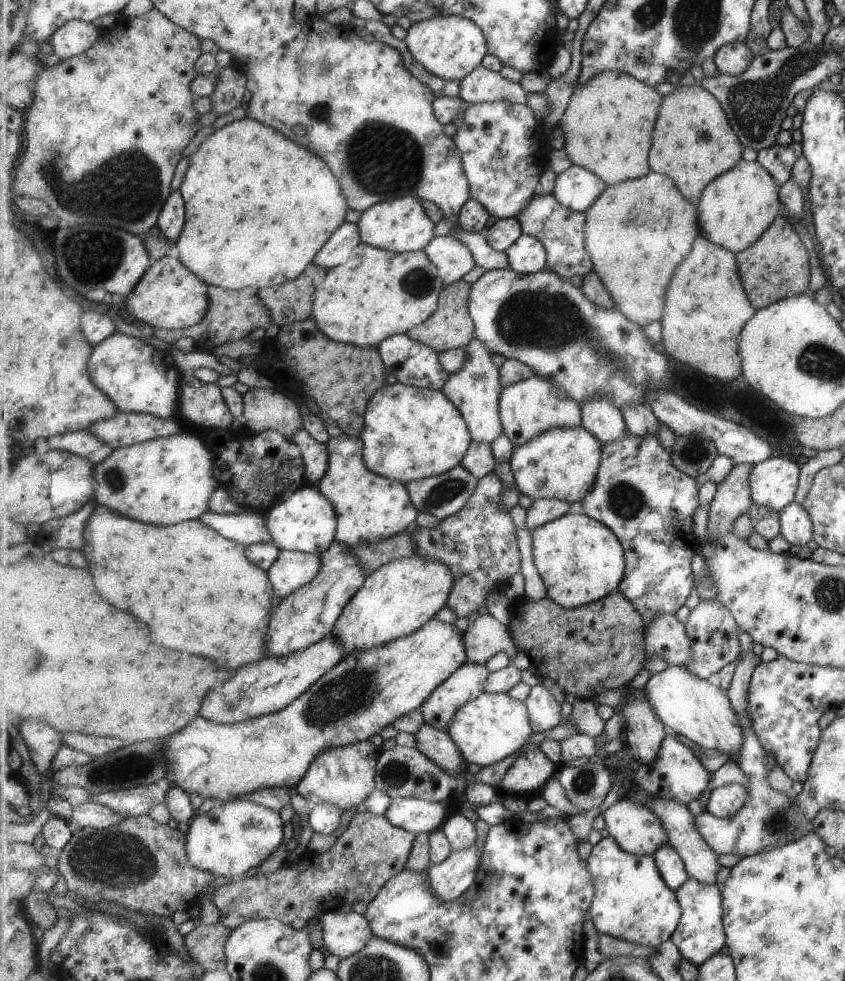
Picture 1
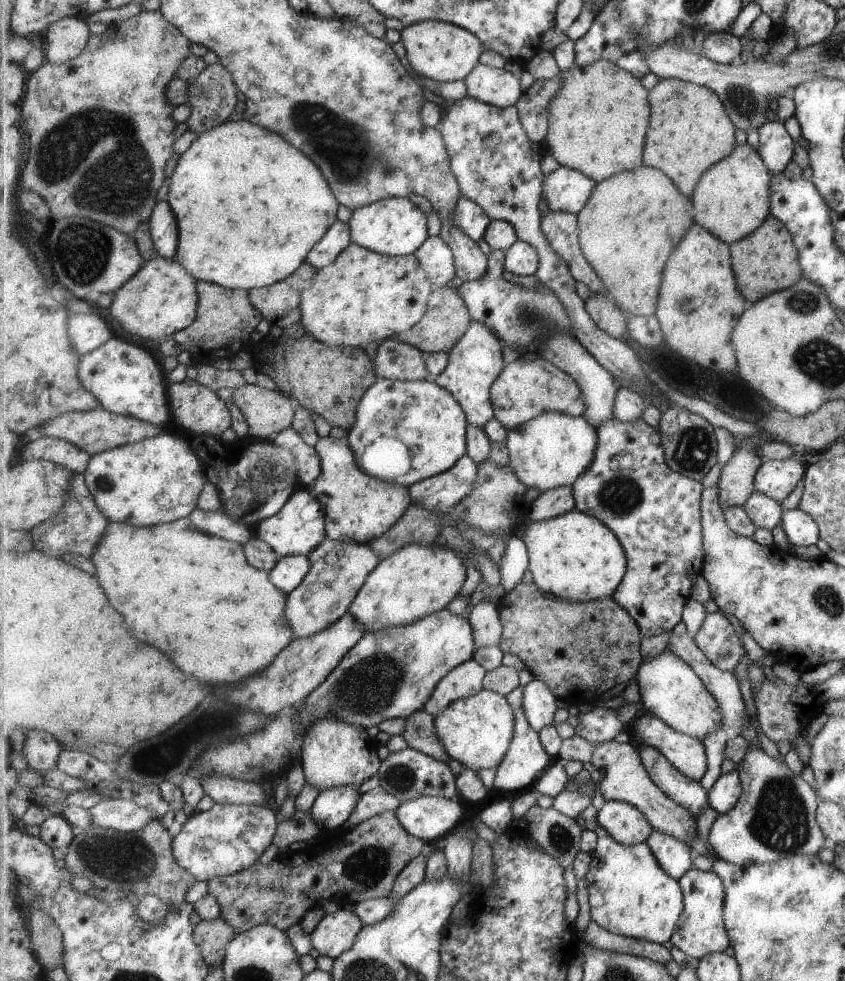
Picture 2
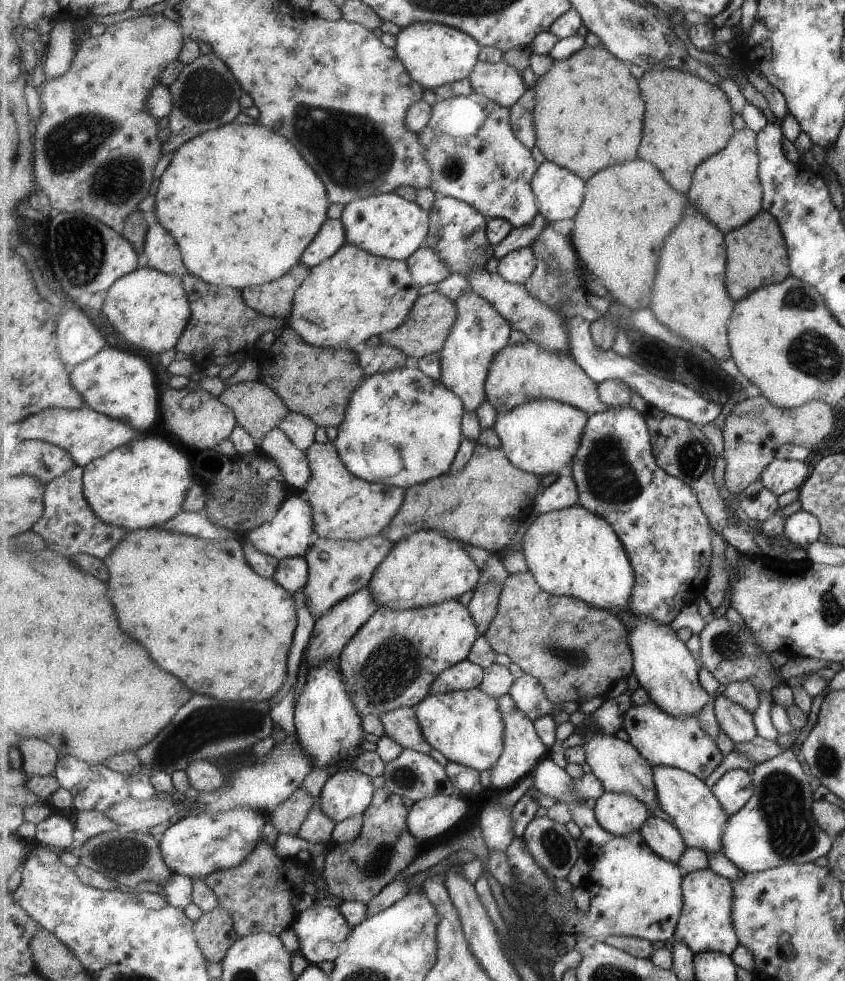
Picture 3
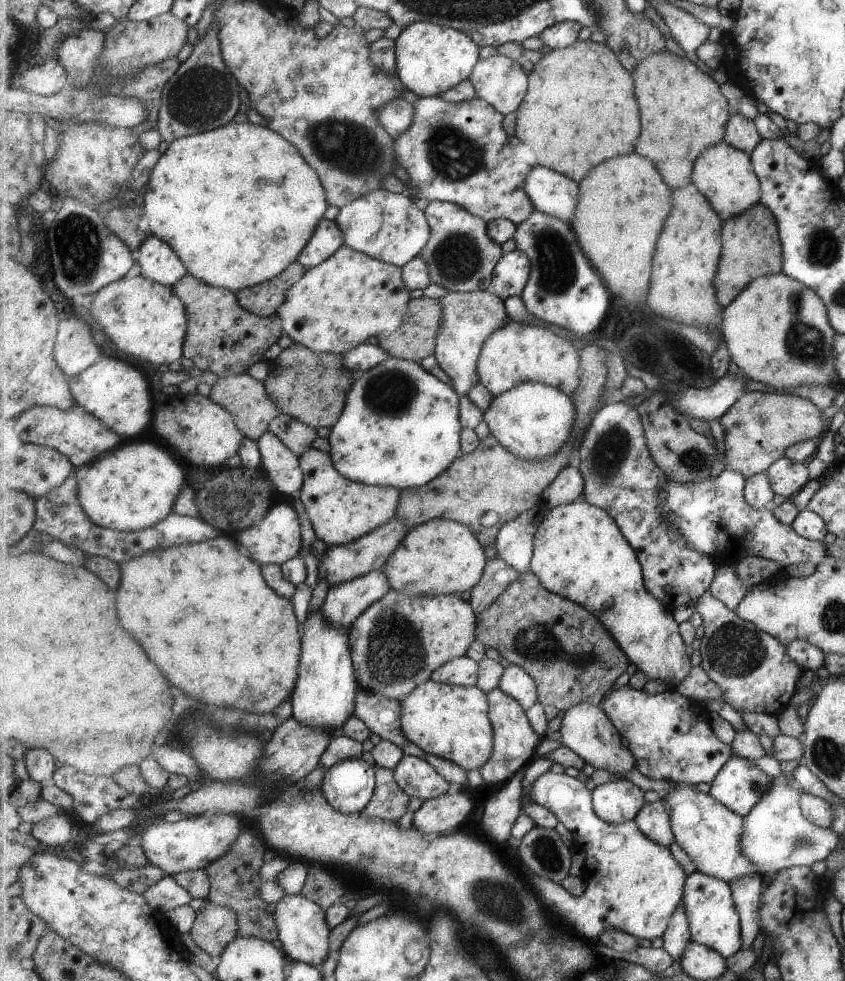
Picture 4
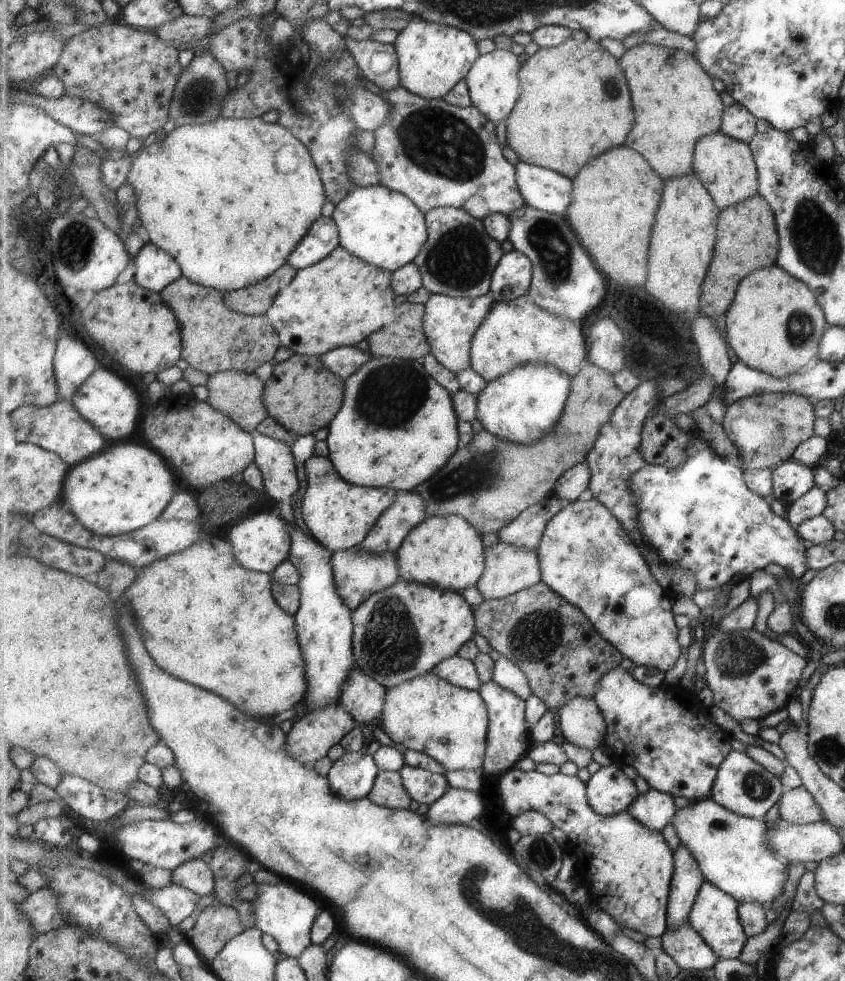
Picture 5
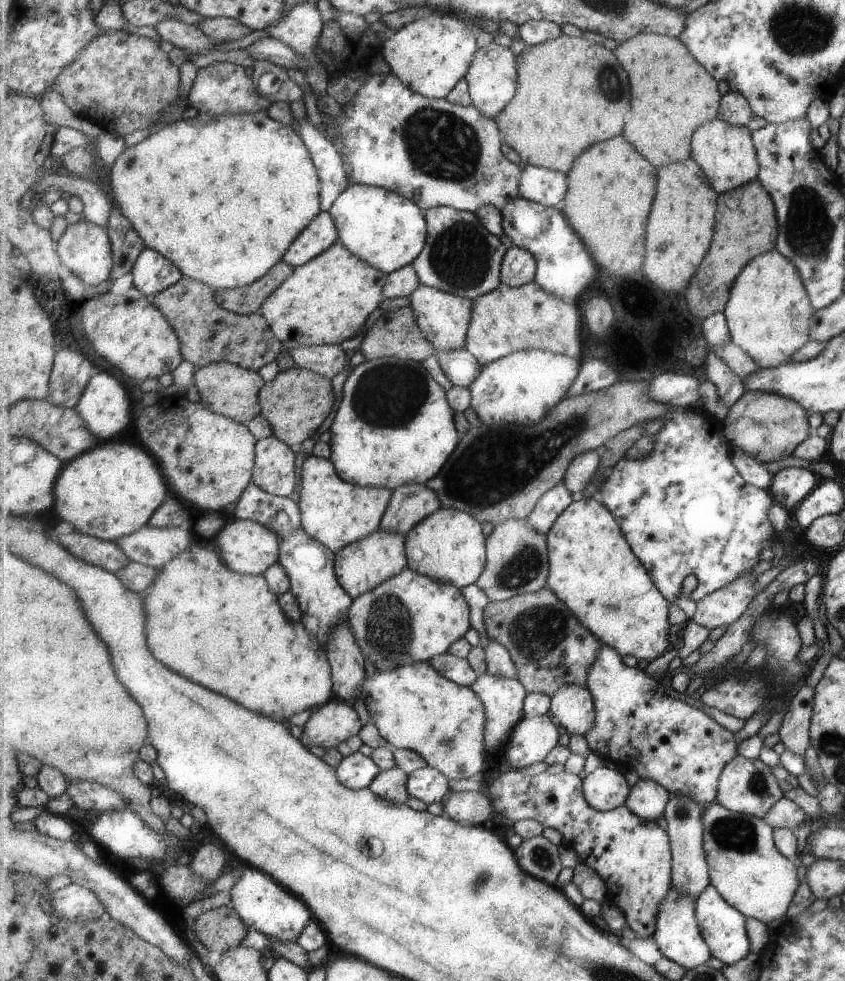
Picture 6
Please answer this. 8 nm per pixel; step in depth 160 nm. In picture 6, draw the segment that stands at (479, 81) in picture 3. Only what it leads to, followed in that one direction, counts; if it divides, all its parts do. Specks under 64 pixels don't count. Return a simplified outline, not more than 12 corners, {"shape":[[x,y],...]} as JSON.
{"shape":[[494,43],[466,75],[474,106],[497,118],[515,99],[518,58]]}

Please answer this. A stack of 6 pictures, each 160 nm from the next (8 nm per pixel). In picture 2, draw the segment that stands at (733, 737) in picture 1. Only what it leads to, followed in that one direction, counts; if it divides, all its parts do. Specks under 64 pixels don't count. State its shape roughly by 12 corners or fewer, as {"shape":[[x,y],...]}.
{"shape":[[665,650],[643,660],[641,704],[703,739],[723,710],[691,664]]}

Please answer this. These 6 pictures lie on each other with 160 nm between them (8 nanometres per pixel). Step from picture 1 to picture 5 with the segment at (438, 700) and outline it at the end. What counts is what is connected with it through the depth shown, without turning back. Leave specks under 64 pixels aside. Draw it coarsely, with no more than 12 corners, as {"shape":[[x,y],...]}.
{"shape":[[452,656],[432,674],[479,691],[482,681],[473,661]]}

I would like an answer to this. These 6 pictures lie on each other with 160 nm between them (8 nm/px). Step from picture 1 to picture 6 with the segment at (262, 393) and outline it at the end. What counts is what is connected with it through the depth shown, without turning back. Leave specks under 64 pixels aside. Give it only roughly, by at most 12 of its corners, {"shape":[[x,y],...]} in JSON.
{"shape":[[227,362],[196,368],[207,409],[243,424],[262,415],[259,371]]}

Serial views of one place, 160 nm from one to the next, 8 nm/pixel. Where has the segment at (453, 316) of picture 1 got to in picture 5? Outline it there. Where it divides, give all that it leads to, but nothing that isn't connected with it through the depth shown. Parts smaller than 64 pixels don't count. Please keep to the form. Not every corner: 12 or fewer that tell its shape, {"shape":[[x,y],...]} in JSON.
{"shape":[[407,300],[395,322],[367,339],[373,356],[431,354],[426,306]]}

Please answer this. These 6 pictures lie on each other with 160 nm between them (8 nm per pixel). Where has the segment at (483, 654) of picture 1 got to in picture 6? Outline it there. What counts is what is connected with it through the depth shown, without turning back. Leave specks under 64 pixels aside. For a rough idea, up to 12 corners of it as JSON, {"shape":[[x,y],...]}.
{"shape":[[525,519],[486,542],[477,580],[491,601],[542,591],[550,546]]}

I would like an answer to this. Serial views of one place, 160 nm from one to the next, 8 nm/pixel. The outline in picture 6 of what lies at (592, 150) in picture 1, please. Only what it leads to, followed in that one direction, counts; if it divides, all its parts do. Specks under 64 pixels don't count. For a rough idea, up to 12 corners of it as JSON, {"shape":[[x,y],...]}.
{"shape":[[563,34],[526,45],[494,120],[523,163],[569,174],[623,134],[614,51]]}

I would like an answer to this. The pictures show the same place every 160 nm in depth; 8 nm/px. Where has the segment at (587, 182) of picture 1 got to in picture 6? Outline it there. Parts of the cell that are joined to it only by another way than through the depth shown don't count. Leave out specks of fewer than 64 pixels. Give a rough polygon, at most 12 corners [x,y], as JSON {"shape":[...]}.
{"shape":[[527,165],[520,196],[562,208],[567,174]]}

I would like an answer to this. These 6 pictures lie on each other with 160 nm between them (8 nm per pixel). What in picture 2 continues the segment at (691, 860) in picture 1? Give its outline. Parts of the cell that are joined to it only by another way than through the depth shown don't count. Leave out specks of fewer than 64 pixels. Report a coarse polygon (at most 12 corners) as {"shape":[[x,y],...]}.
{"shape":[[633,744],[594,751],[606,800],[633,804],[654,830],[688,843],[695,816],[658,788]]}

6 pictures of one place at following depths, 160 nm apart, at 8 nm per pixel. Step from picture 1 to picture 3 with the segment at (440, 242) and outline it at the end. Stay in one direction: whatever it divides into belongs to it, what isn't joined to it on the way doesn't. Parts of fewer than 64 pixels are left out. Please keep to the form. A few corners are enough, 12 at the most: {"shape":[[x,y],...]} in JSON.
{"shape":[[419,247],[408,258],[420,286],[453,275],[442,256]]}

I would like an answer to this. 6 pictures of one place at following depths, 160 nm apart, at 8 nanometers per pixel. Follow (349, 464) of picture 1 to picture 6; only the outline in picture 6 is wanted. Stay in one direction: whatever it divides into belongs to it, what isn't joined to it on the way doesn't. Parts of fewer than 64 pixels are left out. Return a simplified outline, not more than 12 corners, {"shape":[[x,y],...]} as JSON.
{"shape":[[304,460],[303,530],[340,552],[380,529],[394,490]]}

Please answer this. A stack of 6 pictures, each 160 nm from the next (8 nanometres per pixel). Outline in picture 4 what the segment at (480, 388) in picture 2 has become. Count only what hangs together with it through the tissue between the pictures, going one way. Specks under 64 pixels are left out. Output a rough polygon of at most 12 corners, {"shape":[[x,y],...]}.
{"shape":[[489,291],[448,292],[435,355],[460,397],[486,340],[509,320]]}

